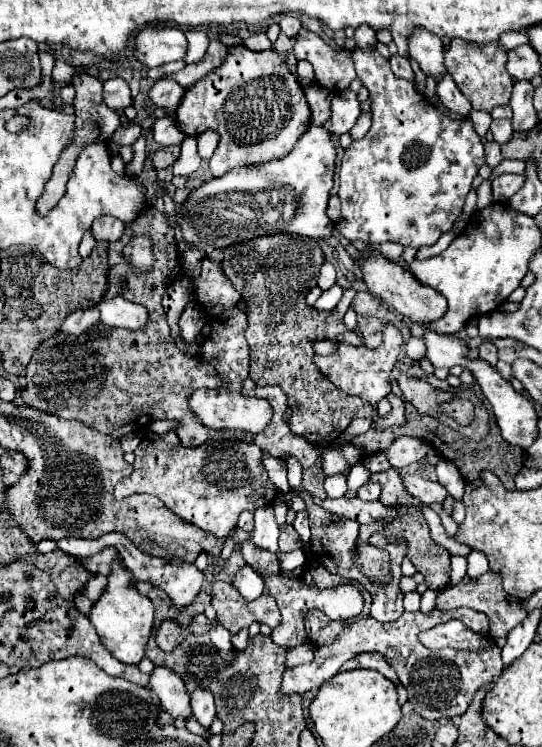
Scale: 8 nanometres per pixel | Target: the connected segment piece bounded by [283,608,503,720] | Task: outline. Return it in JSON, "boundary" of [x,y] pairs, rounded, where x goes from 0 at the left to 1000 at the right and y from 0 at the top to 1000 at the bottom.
{"boundary":[[[803,814],[792,822],[744,819],[736,830],[714,833],[714,835],[696,833],[688,827],[666,827],[666,830],[637,835],[614,862],[585,867],[577,886],[555,889],[544,894],[530,894],[522,902],[522,929],[559,929],[577,921],[589,921],[600,910],[607,910],[614,902],[622,902],[625,894],[640,884],[648,884],[670,873],[699,873],[729,894],[740,916],[747,918],[747,924],[755,929],[755,940],[766,945],[769,956],[777,956],[788,964],[847,959],[862,950],[876,926],[891,916],[902,916],[928,900],[928,886],[924,886],[924,867],[913,859],[895,873],[869,876],[869,873],[843,873],[843,870],[792,870],[769,857],[769,849],[777,843],[799,841],[832,827],[858,833],[858,838],[869,841],[873,846],[902,851],[902,833],[899,833],[895,822],[869,817],[869,814],[843,814],[843,817],[825,817],[825,819]]]}

